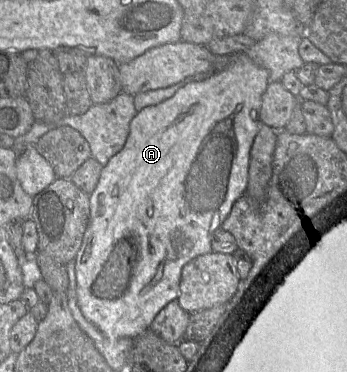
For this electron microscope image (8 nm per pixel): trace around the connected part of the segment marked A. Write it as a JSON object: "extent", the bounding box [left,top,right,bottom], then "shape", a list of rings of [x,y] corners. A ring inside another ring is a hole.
{"extent":[75,53,268,338],"shape":[[[246,53],[231,55],[230,63],[225,69],[206,80],[186,84],[172,97],[157,105],[145,107],[132,119],[124,147],[103,167],[97,186],[90,195],[89,222],[75,258],[78,306],[83,316],[109,338],[135,338],[148,330],[158,312],[179,297],[180,278],[184,265],[198,256],[211,252],[213,233],[221,227],[235,201],[246,191],[250,149],[261,124],[259,111],[268,79],[268,71],[256,64]]]}

